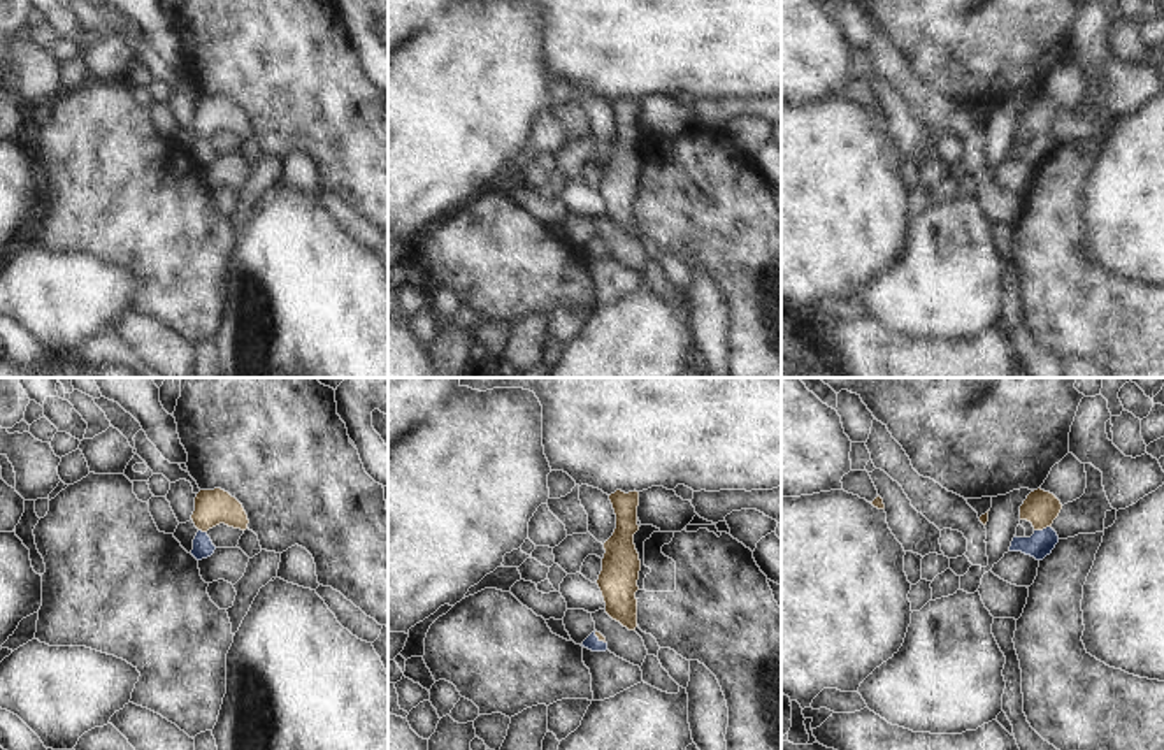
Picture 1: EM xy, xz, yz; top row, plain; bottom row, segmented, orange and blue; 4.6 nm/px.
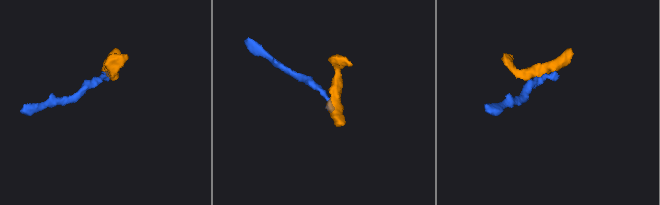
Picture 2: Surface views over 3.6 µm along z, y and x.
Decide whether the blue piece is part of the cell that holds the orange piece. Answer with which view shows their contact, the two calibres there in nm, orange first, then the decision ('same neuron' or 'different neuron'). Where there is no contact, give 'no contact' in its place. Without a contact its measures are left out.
yz | 160/120 nm | same neuron

